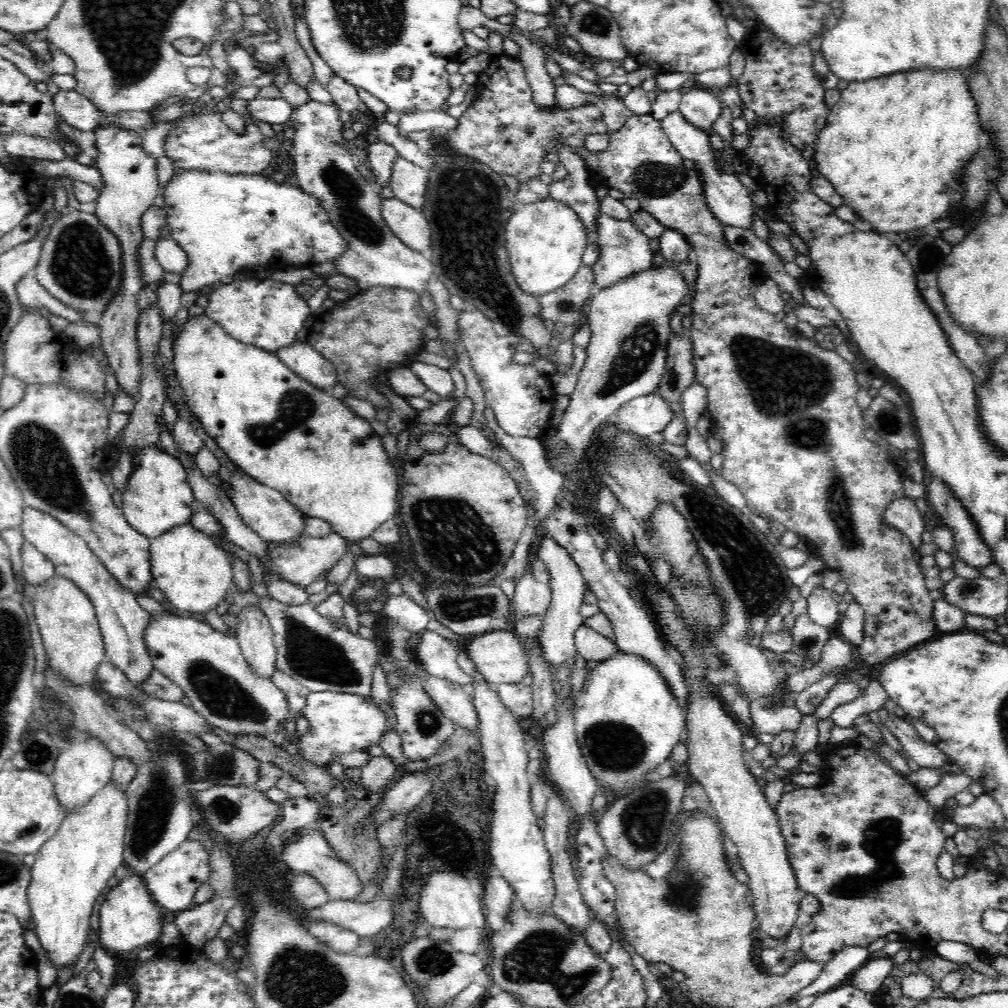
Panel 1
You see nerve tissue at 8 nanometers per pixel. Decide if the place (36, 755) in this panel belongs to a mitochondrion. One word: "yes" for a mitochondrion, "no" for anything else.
yes

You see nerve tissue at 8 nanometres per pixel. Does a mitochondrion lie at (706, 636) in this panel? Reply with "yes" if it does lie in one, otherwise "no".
no

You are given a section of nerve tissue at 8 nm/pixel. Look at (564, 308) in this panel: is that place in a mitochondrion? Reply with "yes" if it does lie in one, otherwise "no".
yes

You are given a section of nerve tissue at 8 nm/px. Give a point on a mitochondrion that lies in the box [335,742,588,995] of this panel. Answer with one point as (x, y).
(434, 960)

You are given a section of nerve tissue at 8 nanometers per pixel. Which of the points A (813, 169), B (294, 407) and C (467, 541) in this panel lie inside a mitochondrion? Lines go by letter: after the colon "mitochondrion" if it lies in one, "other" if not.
A: other
B: mitochondrion
C: mitochondrion

